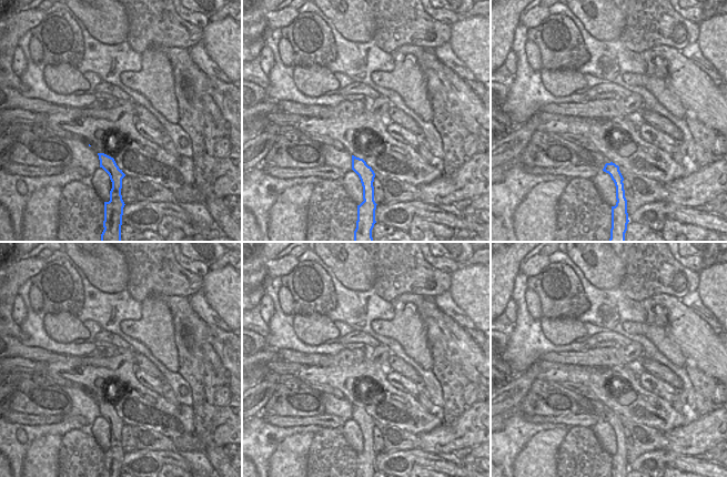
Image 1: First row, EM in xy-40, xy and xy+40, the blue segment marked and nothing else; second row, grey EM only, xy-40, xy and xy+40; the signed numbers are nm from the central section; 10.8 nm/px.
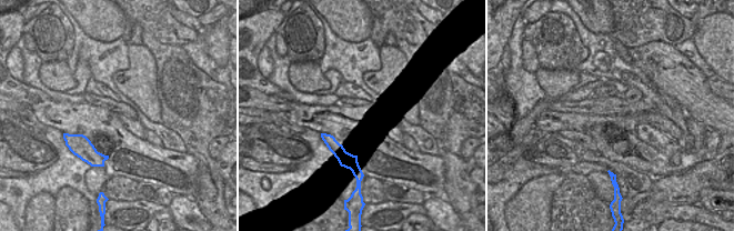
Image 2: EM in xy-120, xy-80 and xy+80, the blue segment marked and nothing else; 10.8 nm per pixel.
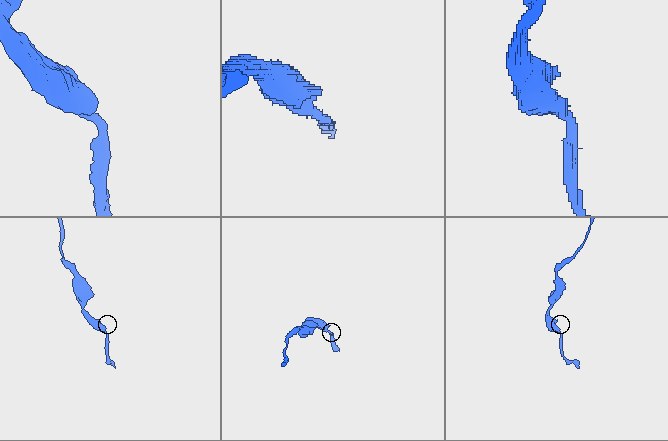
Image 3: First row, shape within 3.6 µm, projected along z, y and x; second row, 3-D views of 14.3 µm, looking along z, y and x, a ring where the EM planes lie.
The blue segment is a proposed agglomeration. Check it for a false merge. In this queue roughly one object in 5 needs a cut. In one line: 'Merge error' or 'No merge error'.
No merge error

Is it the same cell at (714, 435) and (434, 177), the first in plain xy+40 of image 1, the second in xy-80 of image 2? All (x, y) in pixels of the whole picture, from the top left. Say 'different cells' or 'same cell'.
different cells

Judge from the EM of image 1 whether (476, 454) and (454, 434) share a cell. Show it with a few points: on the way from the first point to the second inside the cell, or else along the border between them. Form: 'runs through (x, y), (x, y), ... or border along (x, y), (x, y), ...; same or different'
border along (478, 444), (474, 444), (470, 448); different

